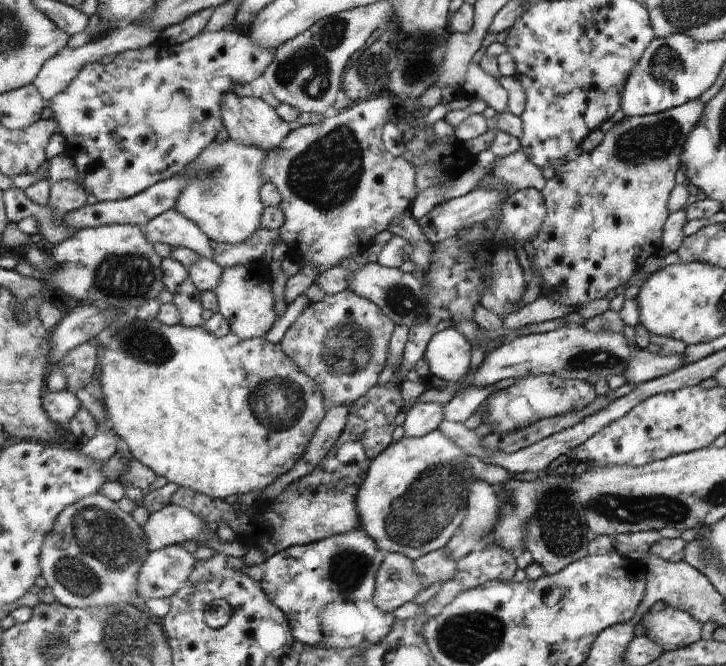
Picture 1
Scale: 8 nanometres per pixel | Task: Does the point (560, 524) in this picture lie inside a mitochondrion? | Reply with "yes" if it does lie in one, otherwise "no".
yes

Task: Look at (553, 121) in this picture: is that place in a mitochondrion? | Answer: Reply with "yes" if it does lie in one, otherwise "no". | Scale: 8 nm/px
no

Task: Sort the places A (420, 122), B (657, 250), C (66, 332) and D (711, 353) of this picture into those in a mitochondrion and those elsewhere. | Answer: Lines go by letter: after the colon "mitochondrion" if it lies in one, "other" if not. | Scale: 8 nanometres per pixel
A: other
B: other
C: other
D: other

